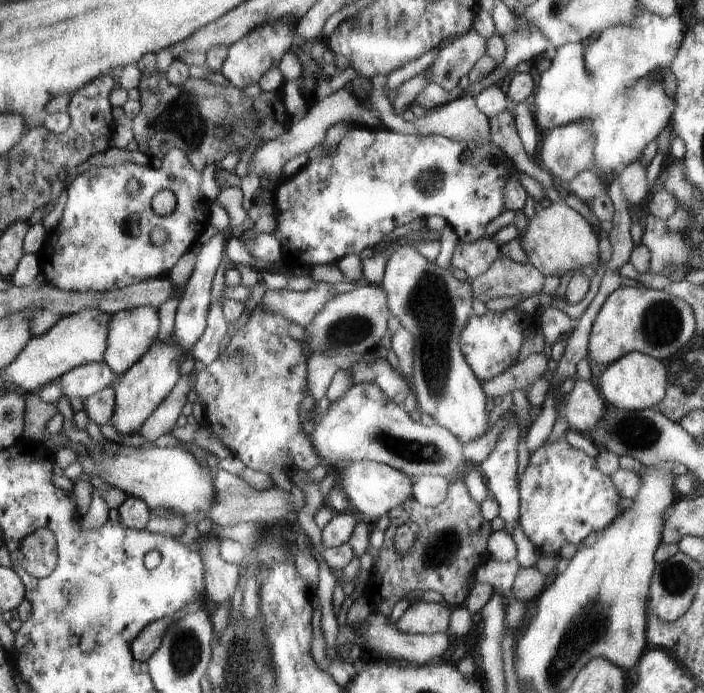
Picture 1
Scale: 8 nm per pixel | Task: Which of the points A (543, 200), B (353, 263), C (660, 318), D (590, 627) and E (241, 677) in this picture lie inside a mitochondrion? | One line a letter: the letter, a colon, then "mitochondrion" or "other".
A: other
B: other
C: mitochondrion
D: mitochondrion
E: mitochondrion

